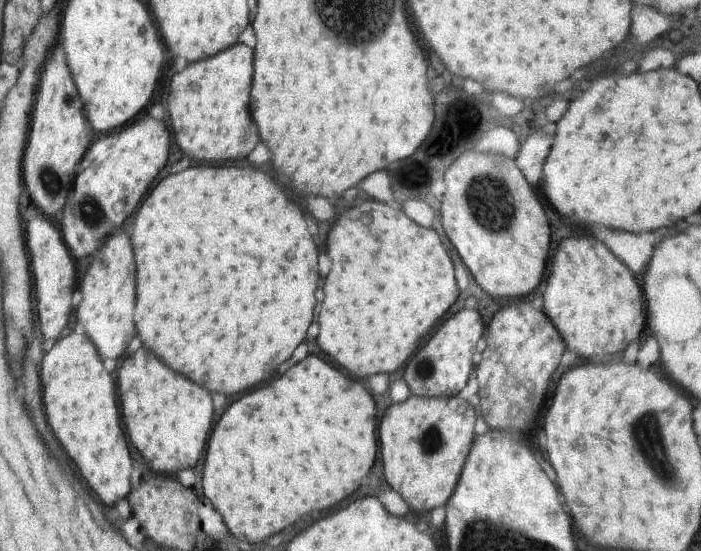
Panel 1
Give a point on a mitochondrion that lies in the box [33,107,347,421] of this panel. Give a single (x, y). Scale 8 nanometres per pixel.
(93, 212)

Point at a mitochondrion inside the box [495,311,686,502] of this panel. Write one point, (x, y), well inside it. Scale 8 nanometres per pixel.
(647, 435)

